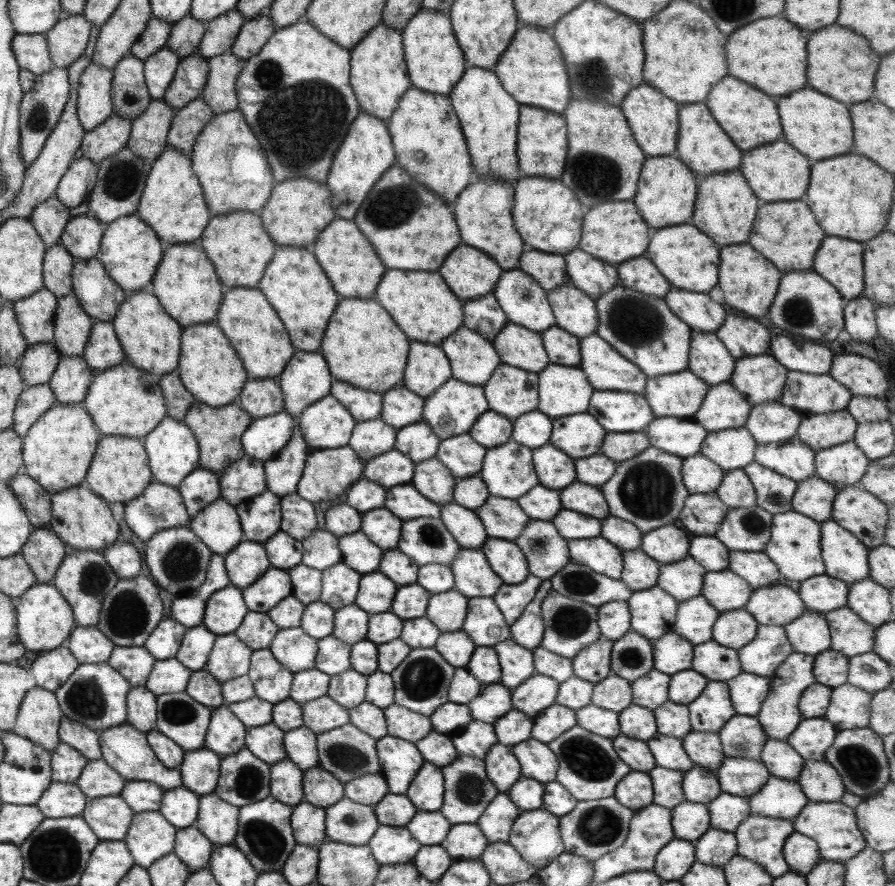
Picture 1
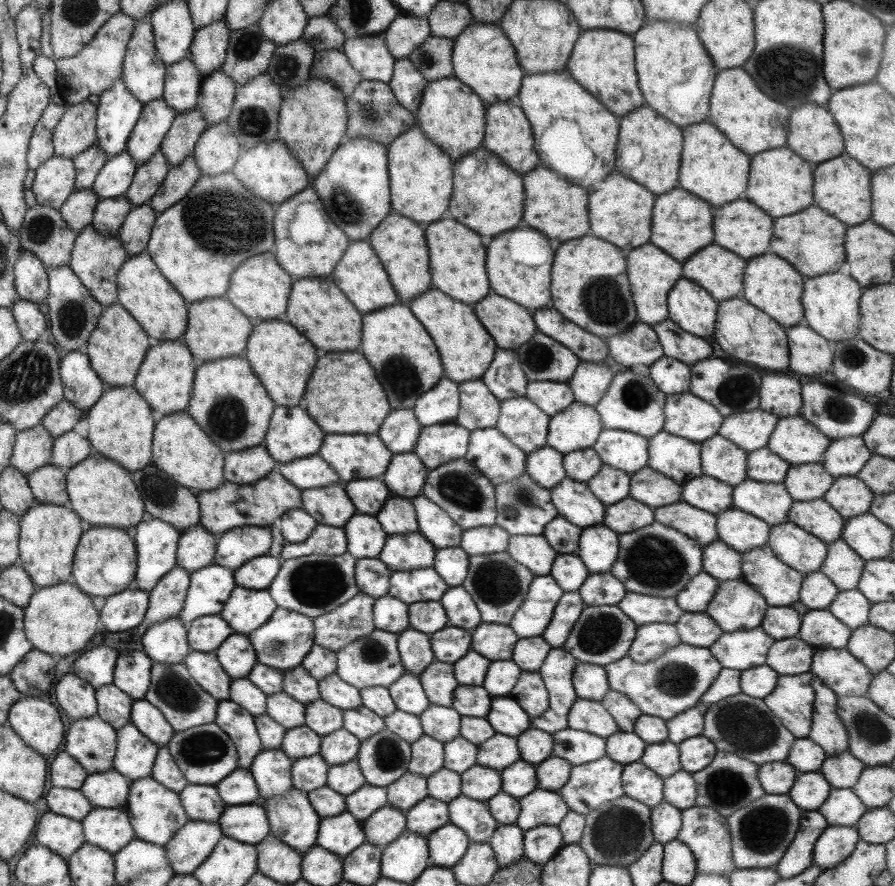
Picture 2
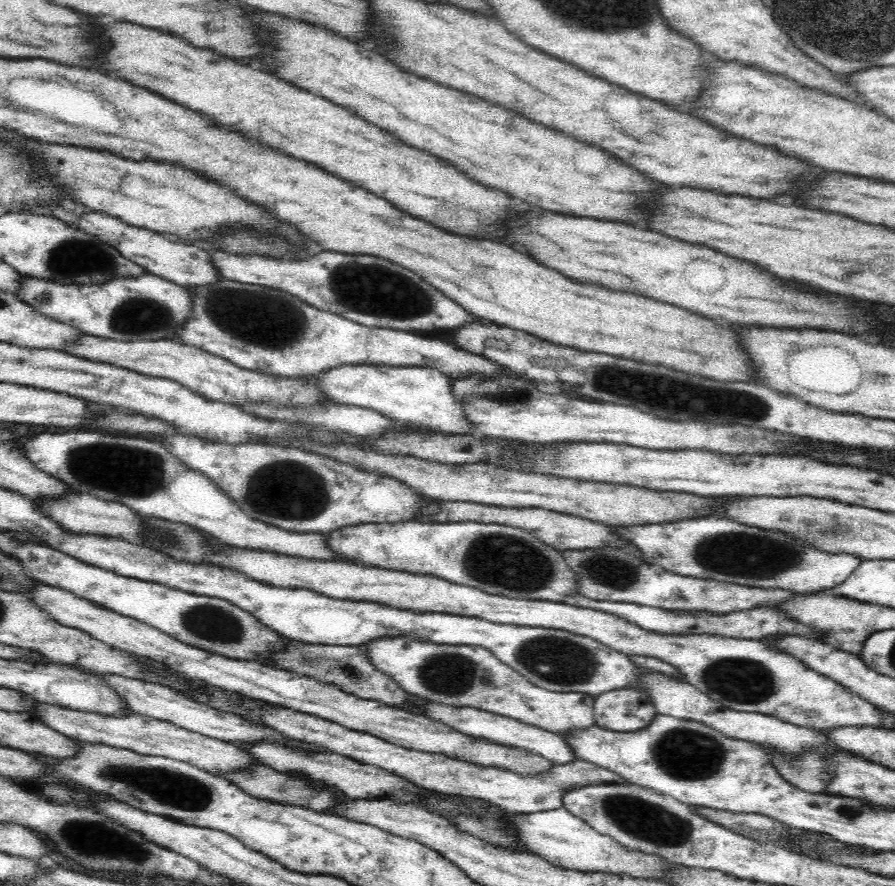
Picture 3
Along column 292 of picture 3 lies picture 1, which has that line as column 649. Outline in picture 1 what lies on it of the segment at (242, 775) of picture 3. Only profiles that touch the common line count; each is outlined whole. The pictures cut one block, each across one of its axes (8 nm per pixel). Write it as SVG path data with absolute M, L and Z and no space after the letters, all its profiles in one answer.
M629 771L615 785L614 797L619 804L636 812L652 803L652 782L645 772Z

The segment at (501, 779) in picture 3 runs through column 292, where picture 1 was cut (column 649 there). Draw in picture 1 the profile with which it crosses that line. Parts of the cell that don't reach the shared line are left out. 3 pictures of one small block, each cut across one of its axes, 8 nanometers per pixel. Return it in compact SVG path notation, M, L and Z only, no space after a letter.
M634 704L618 712L618 725L621 735L643 742L657 733L652 711Z

